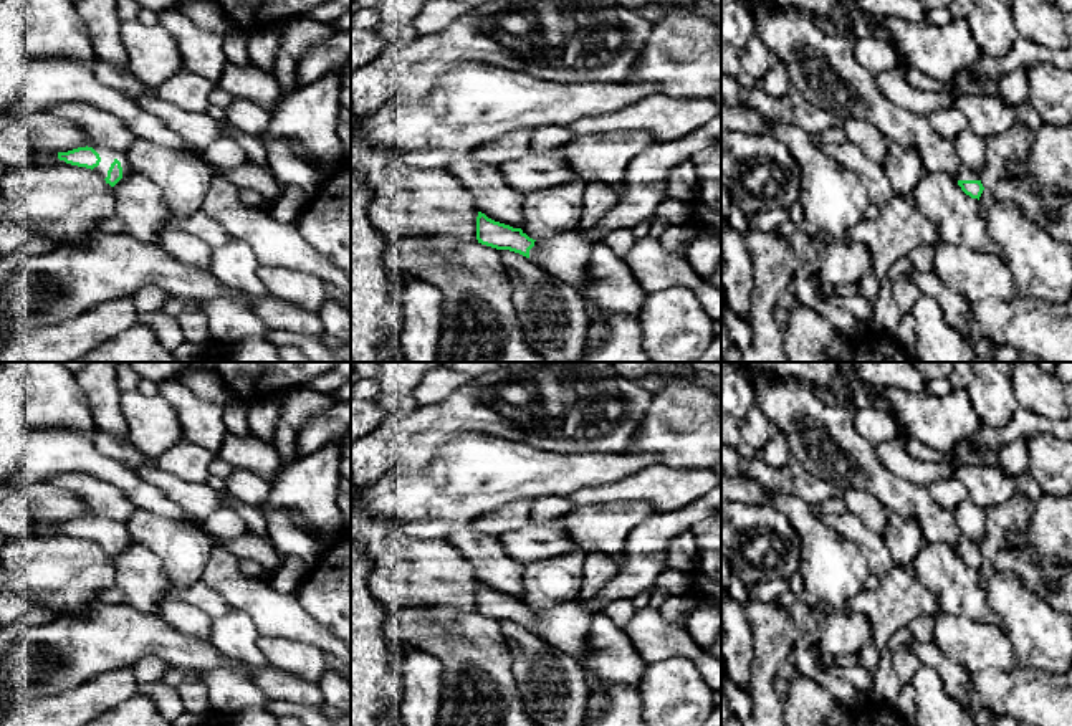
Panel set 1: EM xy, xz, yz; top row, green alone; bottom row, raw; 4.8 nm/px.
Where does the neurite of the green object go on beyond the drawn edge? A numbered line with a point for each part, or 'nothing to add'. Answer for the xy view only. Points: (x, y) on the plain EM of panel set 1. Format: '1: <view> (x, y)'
1: xy (106, 525)

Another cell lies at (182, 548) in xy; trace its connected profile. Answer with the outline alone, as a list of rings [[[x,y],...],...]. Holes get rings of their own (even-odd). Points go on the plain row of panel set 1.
[[[137,509],[126,524],[134,541],[154,552],[174,589],[200,580],[213,549],[212,537],[192,521]]]

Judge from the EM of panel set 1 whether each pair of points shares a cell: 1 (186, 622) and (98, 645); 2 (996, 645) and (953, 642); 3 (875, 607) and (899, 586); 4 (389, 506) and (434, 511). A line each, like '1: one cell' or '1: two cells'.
1: two cells
2: one cell
3: one cell
4: one cell

